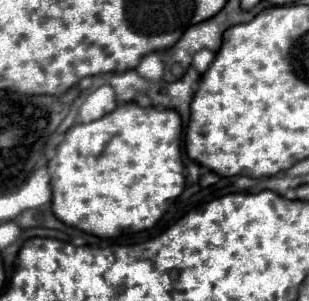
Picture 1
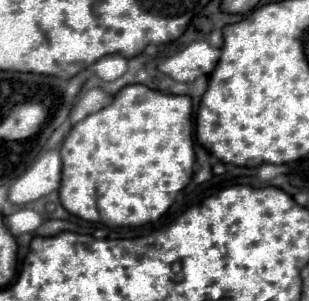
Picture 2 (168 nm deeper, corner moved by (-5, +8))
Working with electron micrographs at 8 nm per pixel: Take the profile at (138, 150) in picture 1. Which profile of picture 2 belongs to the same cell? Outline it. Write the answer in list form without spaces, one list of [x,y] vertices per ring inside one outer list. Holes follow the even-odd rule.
[[[140,84],[126,86],[114,96],[110,106],[86,116],[70,130],[60,146],[60,156],[60,202],[70,214],[108,228],[144,226],[156,222],[172,206],[176,194],[188,186],[194,172],[192,100],[190,96],[160,94]]]

